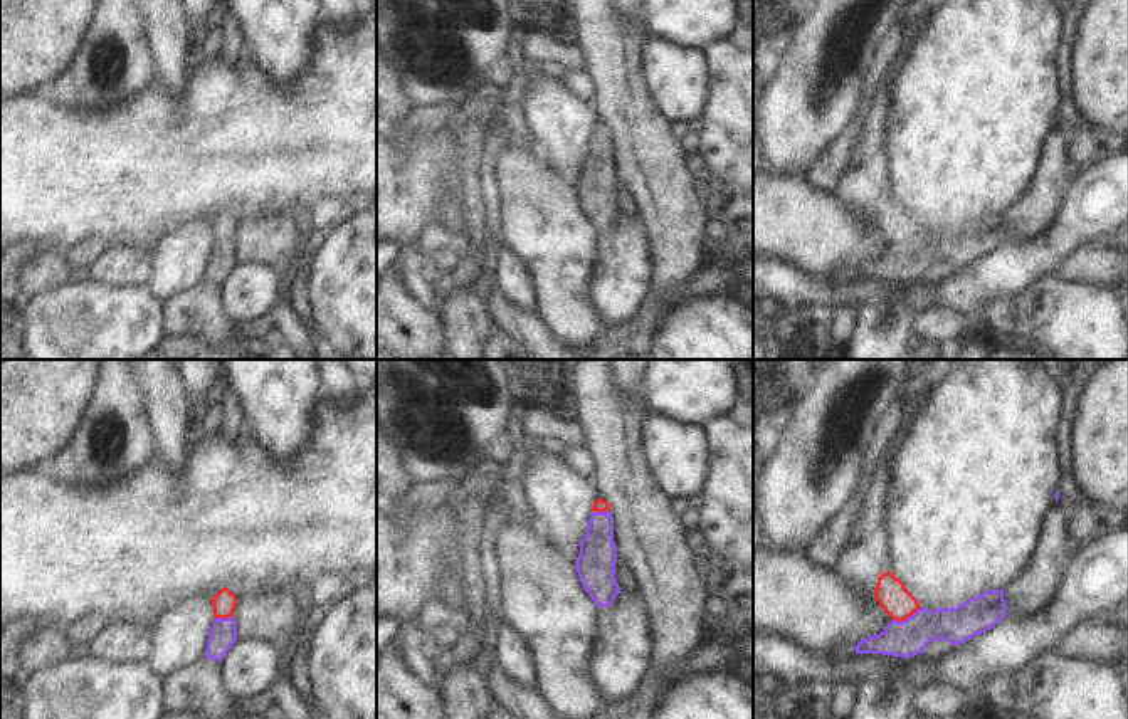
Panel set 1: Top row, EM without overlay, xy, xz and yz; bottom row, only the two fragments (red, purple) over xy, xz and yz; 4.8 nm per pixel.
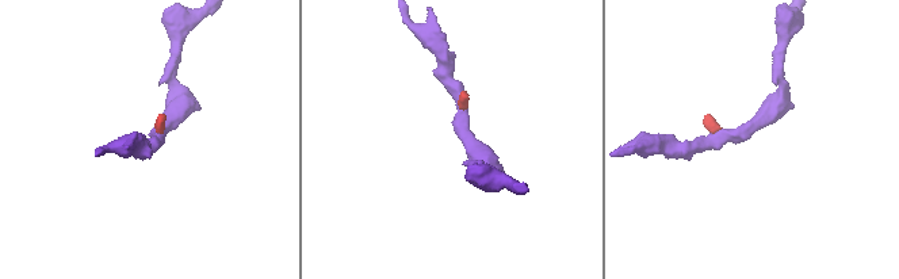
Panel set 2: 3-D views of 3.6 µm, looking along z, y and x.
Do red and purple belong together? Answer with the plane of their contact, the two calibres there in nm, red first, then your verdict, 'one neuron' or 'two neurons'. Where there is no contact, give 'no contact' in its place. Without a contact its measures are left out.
yz | 150/180 nm | one neuron

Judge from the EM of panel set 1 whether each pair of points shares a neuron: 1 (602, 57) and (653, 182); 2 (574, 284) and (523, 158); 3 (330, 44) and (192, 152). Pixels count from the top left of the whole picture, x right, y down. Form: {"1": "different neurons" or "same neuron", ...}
{"1": "same neuron", "2": "same neuron", "3": "same neuron"}

